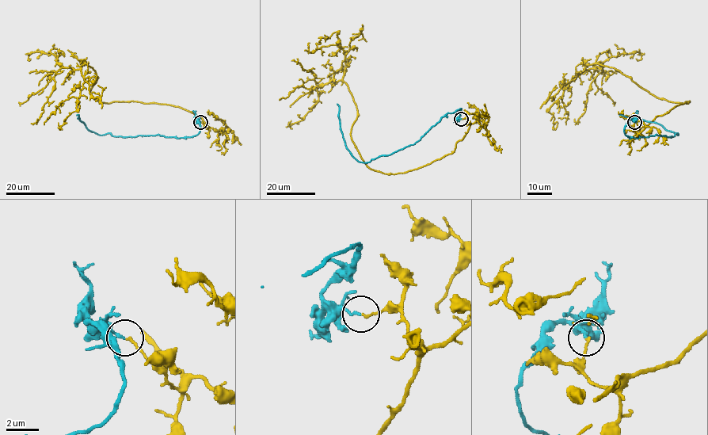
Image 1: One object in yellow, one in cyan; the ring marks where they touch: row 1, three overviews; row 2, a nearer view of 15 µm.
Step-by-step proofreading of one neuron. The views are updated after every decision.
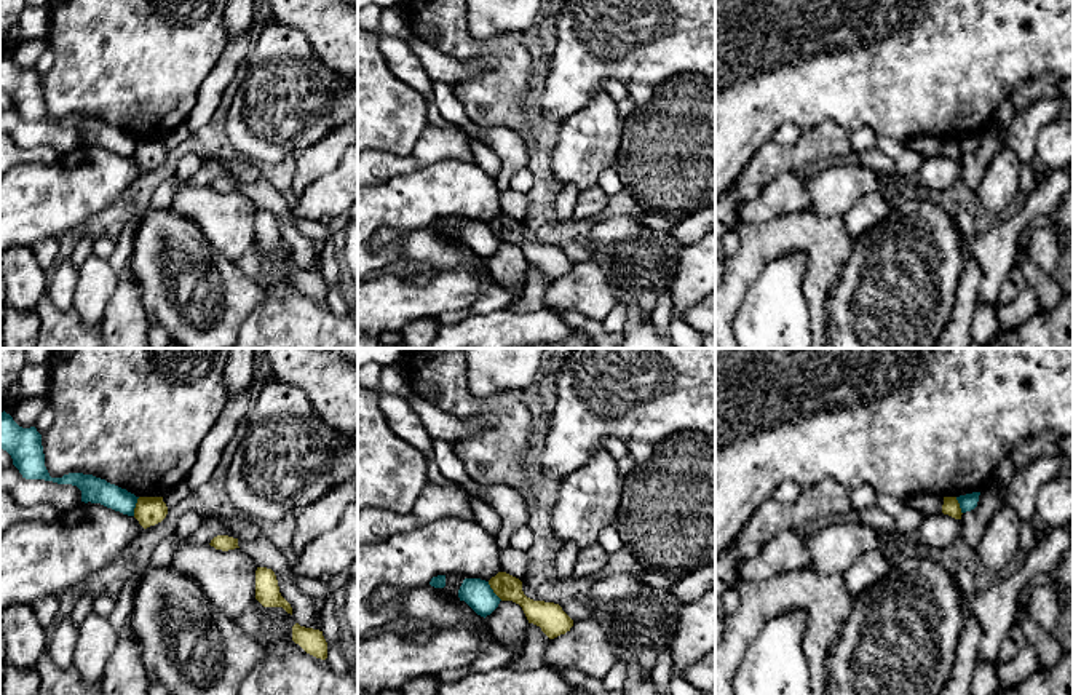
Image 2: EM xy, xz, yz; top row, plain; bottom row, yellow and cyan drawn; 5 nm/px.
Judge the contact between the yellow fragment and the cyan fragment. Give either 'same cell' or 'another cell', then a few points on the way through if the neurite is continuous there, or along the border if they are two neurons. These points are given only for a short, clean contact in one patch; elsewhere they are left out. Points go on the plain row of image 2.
another cell; border along xy (139, 139), (133, 157)

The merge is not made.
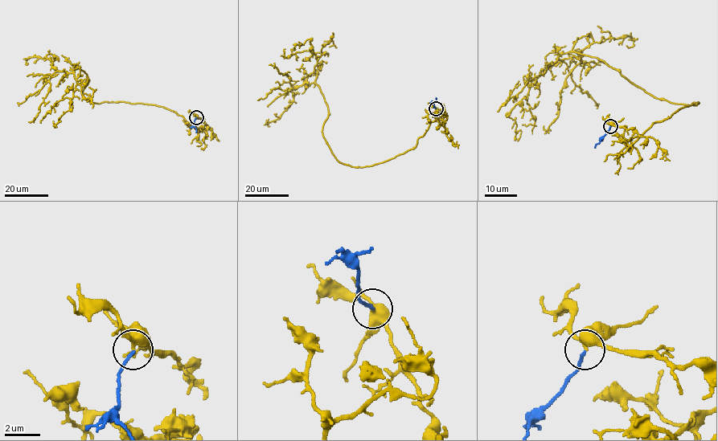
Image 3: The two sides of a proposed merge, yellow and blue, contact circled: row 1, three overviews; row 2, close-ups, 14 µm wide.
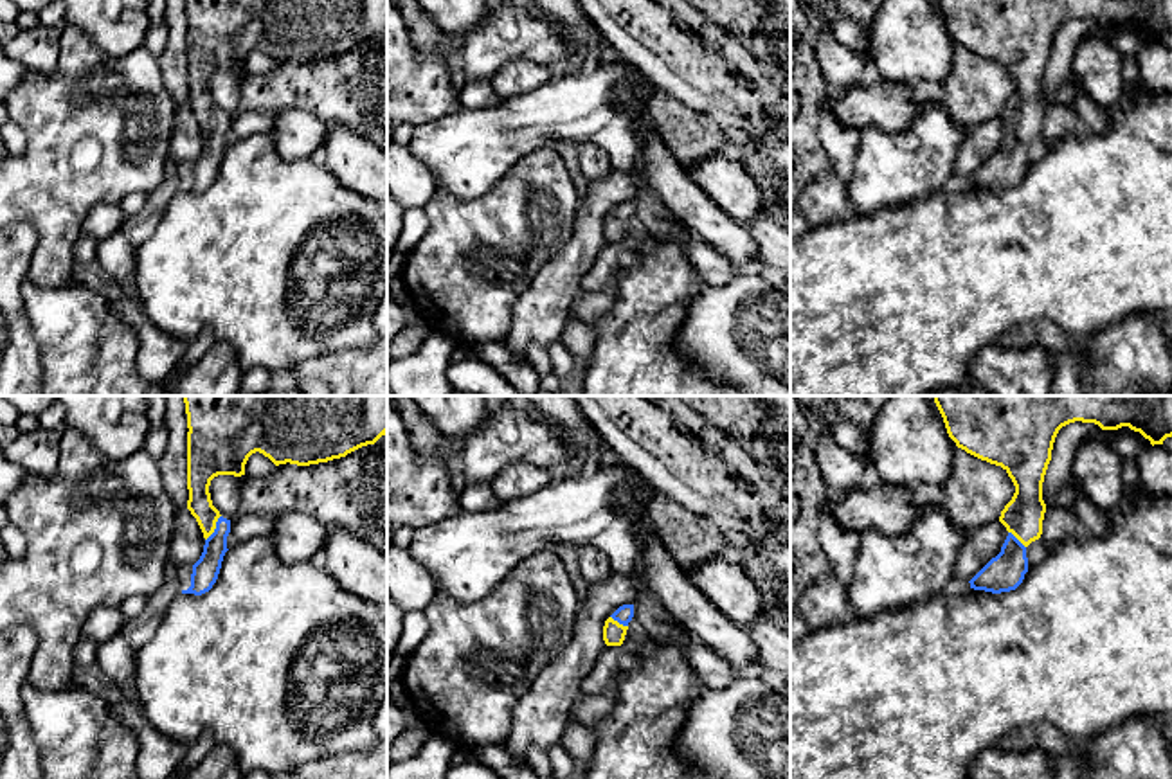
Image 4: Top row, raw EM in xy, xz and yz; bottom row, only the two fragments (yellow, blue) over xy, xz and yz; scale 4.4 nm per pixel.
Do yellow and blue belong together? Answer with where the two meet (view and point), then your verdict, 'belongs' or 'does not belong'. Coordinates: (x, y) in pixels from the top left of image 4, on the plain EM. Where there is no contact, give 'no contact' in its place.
meets yellow in xy at (215, 125); belongs

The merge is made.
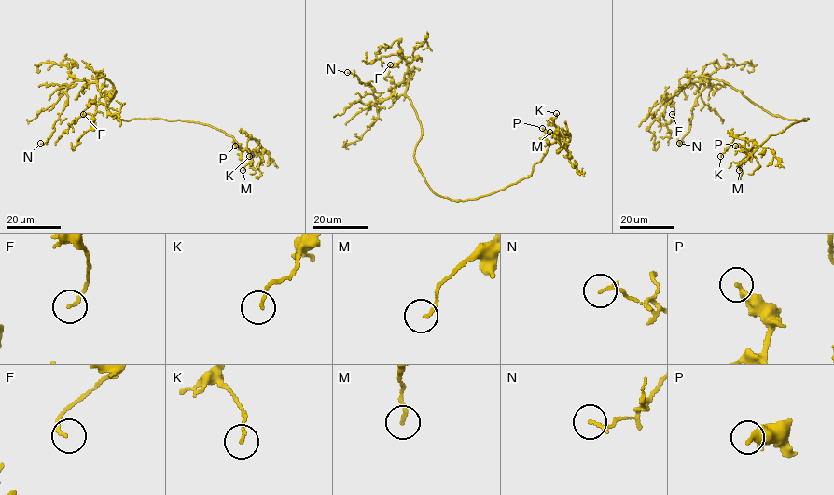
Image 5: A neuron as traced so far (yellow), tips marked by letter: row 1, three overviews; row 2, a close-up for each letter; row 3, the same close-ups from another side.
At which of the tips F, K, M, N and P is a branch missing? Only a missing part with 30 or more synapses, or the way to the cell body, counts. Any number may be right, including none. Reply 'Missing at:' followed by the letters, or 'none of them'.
Missing at: none of them

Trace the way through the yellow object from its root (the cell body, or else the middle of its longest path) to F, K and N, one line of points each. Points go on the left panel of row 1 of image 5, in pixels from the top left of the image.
F: (120, 120), (107, 111), (115, 90), (101, 76), (97, 79), (98, 103), (91, 103), (83, 114)
K: (120, 120), (159, 118), (207, 124), (258, 154), (257, 140), (247, 140), (249, 156)
N: (120, 120), (106, 109), (115, 93), (108, 79), (98, 76), (95, 82), (75, 80), (52, 134), (40, 143)

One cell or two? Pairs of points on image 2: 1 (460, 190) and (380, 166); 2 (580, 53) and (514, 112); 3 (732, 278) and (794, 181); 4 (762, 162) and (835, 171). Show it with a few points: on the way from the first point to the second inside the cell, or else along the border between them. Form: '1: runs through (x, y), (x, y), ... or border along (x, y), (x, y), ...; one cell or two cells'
1: border along (422, 166), (374, 186); two cells
2: border along (542, 82), (534, 103); two cells
3: border along (807, 210), (746, 222), (738, 230); two cells
4: border along (840, 158), (831, 158), (807, 171); two cells

